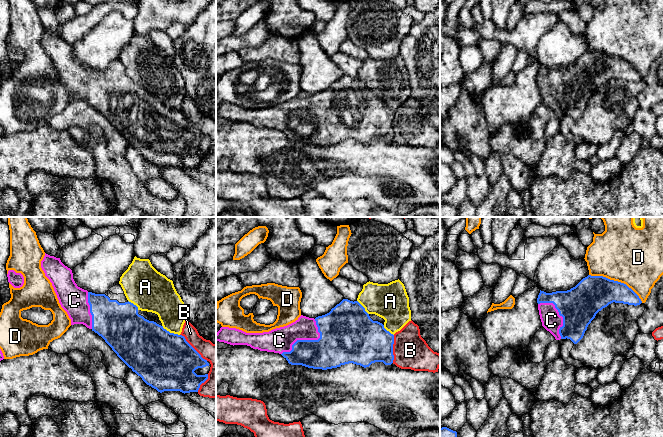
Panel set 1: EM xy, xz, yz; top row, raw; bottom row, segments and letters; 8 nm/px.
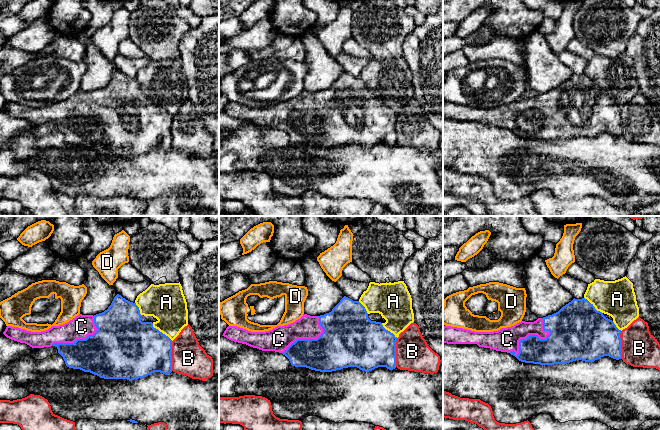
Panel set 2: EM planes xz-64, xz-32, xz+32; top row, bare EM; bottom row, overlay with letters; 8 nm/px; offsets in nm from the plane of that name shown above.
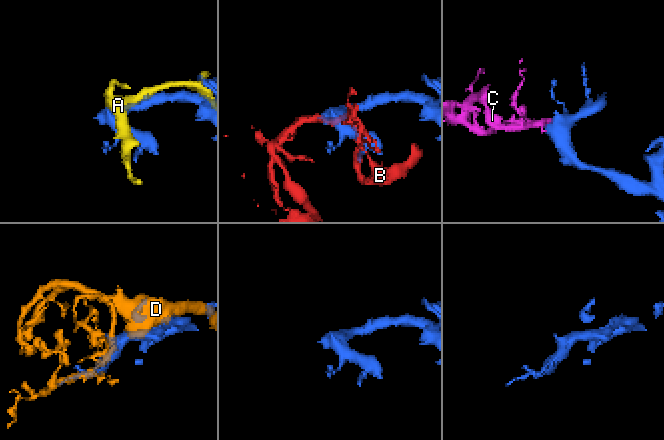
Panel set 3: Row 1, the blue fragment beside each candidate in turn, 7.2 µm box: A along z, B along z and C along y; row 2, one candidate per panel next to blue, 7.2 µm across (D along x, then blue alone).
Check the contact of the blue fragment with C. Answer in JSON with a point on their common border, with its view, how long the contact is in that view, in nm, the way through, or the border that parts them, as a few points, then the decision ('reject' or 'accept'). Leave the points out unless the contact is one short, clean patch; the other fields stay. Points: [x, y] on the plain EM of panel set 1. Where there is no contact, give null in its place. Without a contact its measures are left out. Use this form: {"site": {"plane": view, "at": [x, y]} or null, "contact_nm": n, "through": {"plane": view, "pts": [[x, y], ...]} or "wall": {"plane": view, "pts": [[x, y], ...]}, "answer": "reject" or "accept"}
{"site": {"plane": "xz", "at": [307, 116]}, "contact_nm": 400, "answer": "accept"}

